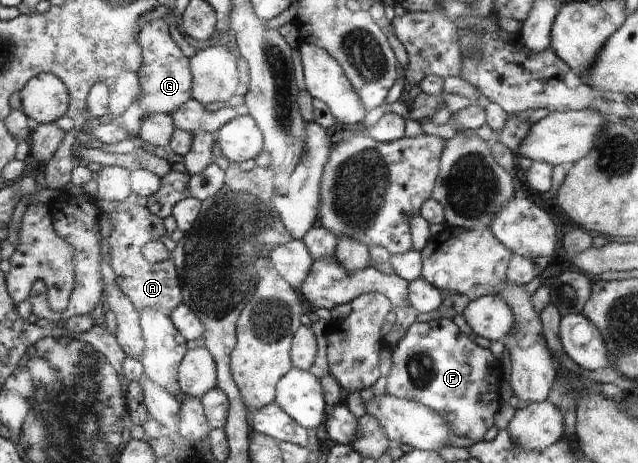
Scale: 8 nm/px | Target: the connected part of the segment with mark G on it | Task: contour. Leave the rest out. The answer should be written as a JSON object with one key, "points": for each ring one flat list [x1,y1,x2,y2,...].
{"points":[[165,18,151,20,142,30,140,44,144,51,143,71,140,75,145,78,144,87,146,96,137,101,123,116,121,127,129,131,129,135,139,135,142,118,151,112,175,114,179,109,192,99,191,85,194,85,194,77,191,77,192,69,189,69,189,57,185,51,175,42,170,24]]}

